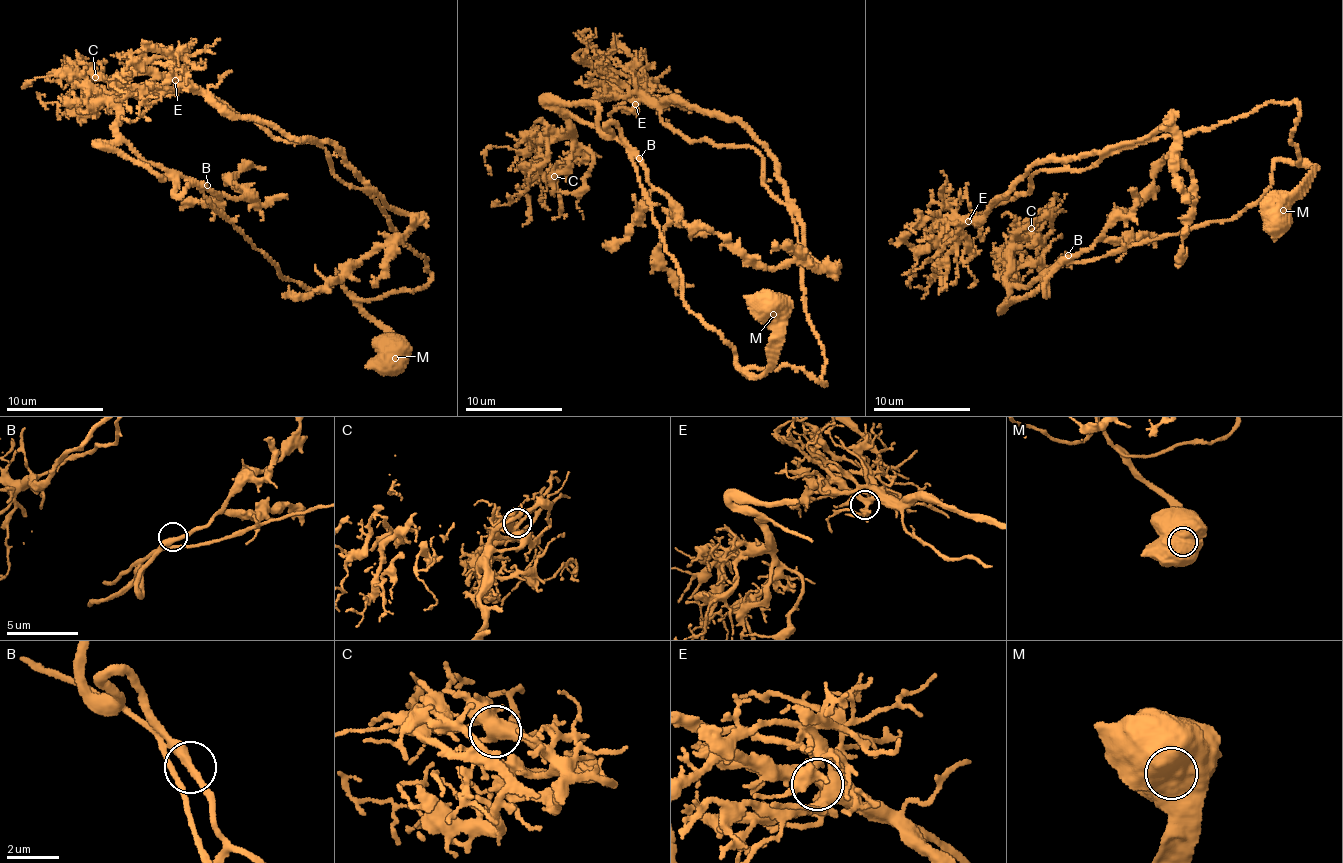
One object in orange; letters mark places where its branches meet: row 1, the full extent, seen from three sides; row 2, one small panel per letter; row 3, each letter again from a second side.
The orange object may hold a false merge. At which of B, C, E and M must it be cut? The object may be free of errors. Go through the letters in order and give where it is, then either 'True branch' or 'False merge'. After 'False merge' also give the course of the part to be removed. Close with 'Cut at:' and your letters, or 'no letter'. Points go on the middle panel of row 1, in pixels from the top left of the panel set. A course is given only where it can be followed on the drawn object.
B: Place: (639, 158). True branch
C: Place: (554, 176). True branch
E: Place: (635, 104). True branch
M: Place: (773, 314). False merge. Course of the part to remove: (773, 315), (772, 365), (749, 372), (822, 382), (792, 210), (760, 153), (632, 100), (577, 55), (591, 31)
Cut at: M

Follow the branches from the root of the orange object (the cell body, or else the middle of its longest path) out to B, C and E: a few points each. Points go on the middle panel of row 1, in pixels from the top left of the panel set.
B: (780, 312), (770, 366), (760, 376), (740, 369), (683, 298), (639, 158)
C: (780, 312), (770, 366), (746, 372), (683, 298), (683, 276), (631, 151), (566, 115), (576, 149), (554, 176)
E: (780, 312), (770, 366), (748, 373), (794, 365), (824, 382), (792, 210), (762, 181), (762, 156), (635, 104)

